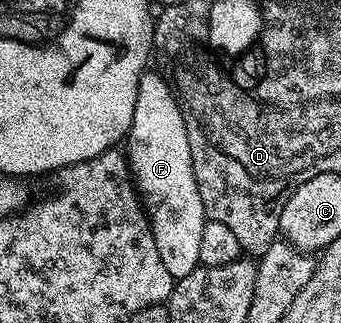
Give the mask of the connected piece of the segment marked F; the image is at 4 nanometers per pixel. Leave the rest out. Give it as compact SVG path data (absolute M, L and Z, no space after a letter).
M145 71L137 87L137 107L133 111L131 130L125 138L125 156L131 166L133 184L138 195L145 202L145 210L150 218L153 239L156 240L158 254L165 263L166 270L175 279L189 275L189 271L199 268L201 255L201 231L207 216L197 189L197 179L193 173L193 155L189 151L189 131L185 131L185 119L181 115L179 100L171 89L171 84L158 71Z

